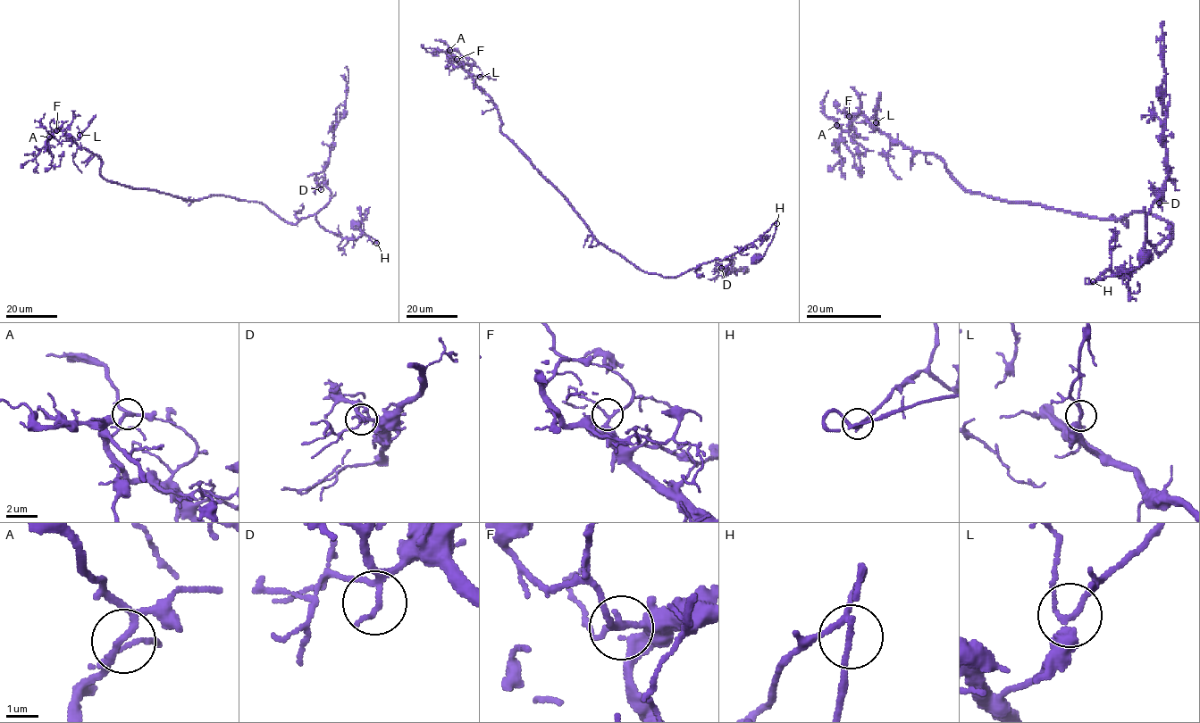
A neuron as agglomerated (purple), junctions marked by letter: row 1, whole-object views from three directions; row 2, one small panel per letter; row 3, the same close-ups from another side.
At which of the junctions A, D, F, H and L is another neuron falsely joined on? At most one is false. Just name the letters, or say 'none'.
none

